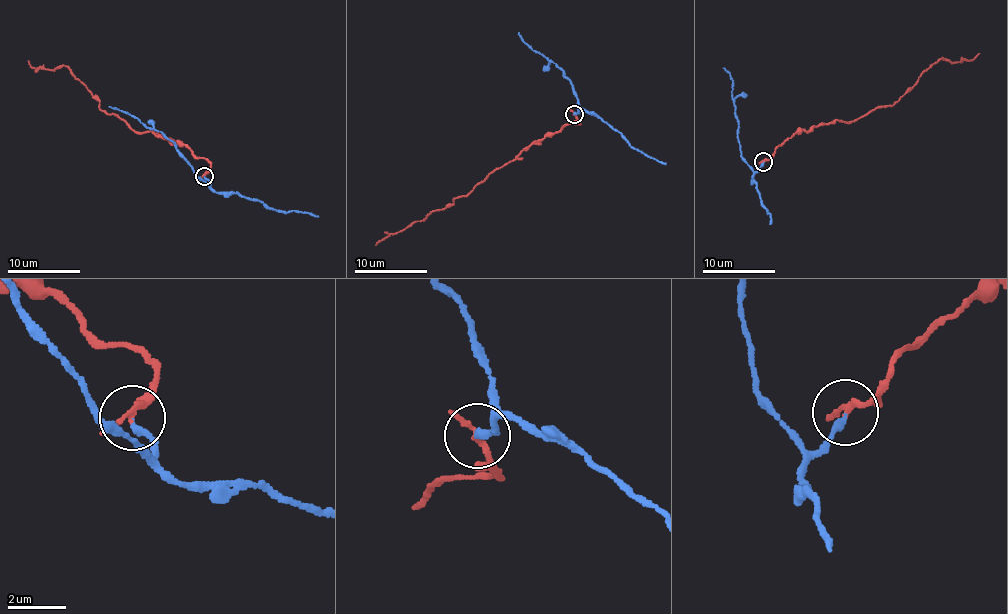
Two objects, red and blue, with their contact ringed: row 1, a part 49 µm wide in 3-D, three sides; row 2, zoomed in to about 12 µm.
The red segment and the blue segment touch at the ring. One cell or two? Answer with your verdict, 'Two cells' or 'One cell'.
Two cells

